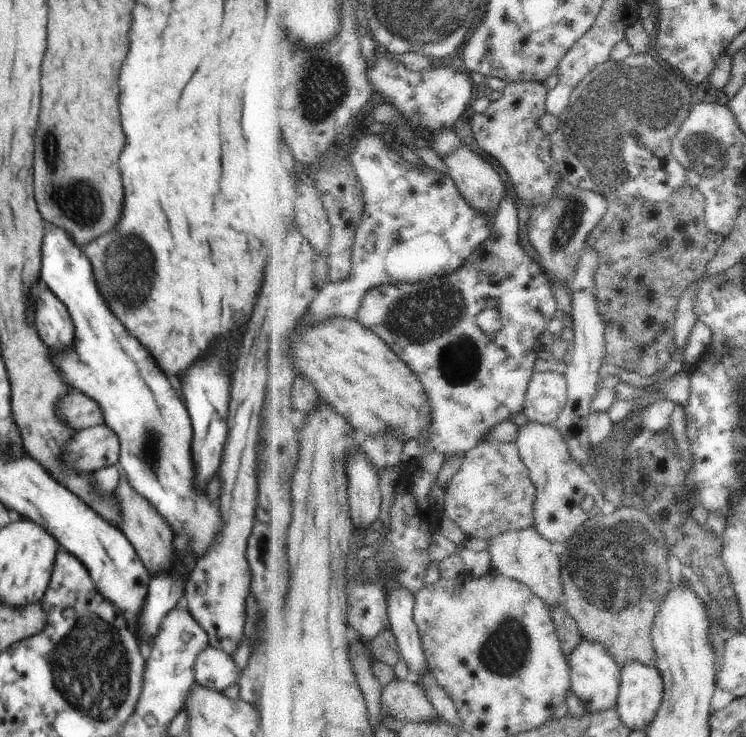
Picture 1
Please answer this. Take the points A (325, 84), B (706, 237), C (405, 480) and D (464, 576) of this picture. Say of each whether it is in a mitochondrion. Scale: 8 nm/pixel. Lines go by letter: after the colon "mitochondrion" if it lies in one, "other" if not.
A: mitochondrion
B: other
C: other
D: other

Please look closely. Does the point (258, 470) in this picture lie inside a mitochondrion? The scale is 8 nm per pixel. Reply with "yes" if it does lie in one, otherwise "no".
no

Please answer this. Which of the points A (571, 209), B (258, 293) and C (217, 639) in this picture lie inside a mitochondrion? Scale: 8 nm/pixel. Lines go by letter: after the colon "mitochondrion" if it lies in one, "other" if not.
A: mitochondrion
B: other
C: other

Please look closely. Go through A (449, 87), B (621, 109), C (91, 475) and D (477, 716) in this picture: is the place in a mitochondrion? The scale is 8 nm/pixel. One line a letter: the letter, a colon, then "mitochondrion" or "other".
A: other
B: mitochondrion
C: other
D: other

